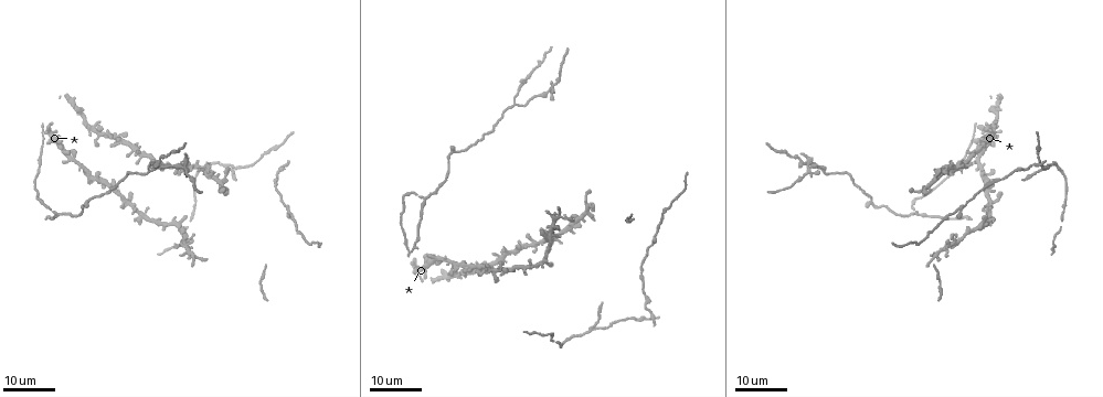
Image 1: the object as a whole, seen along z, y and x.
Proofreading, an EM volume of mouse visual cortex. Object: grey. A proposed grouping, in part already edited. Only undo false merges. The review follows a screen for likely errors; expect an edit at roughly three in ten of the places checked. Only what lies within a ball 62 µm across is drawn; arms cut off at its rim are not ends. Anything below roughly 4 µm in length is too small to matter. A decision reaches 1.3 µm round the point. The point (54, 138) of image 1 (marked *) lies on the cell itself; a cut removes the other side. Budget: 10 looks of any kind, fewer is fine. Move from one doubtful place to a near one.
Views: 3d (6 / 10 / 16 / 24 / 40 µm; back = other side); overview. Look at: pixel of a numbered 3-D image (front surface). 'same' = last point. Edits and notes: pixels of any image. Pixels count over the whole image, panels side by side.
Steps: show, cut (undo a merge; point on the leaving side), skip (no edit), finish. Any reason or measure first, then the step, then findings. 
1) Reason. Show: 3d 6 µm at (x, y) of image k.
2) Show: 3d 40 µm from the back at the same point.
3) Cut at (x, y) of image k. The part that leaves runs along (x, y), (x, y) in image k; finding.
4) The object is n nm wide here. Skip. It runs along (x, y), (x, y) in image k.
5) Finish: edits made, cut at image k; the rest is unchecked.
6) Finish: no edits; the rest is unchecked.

Four-way junction. Show: 3d 24 µm at (434, 257) of image 1.

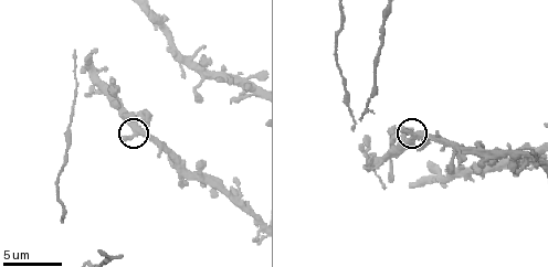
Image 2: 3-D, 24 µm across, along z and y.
Zoom in. Show: 3d 6 µm at (138, 132) of image 2.

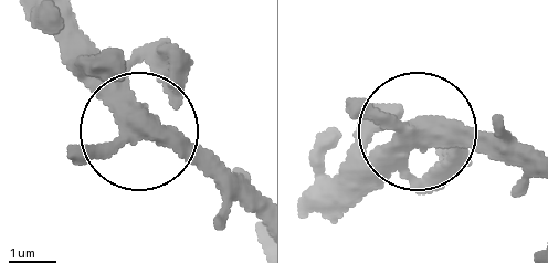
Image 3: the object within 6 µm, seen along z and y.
The side arm is 67 µm long. Skip. It runs along (308, 212), (414, 129), (506, 137) in image 3; continuous, no second cell.

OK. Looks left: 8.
Two arms in line, one across. Show: 3d 16 µm at (918, 214) of image 1.

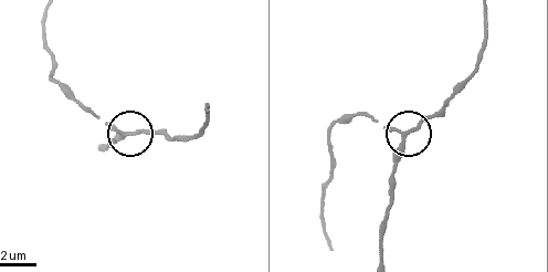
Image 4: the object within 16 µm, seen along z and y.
Show: 3d 6 µm at (406, 133) of image 4.

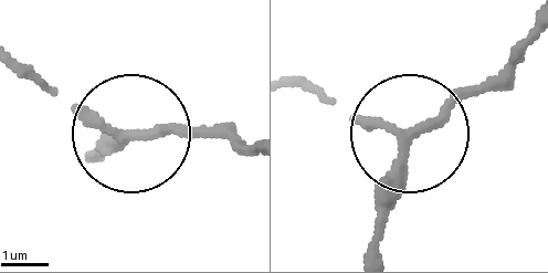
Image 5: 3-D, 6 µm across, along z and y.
Skip. It runs along (295, 80), (410, 132), (378, 247) in image 5; one cell here.

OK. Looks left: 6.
Four-way junction. Show: 3d 6 µm at (205, 72) of image 2.

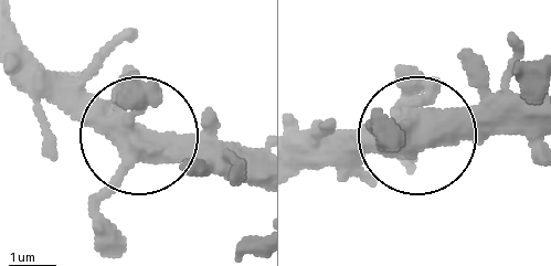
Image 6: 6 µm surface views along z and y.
Skip. All the same cell.

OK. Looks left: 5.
Thin arm on a thick one. Show: 3d 16 µm at (557, 215) of image 1.

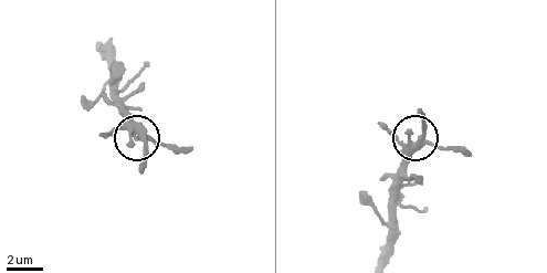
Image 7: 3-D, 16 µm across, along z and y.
Show: 3d 10 µm at (145, 136) of image 7.

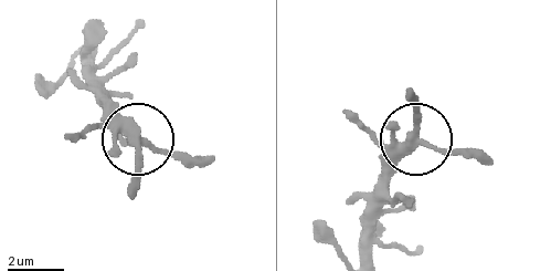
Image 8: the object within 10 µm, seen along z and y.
Skip. All the same cell.

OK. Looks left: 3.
Arms part here. Show: 3d 24 µm at (546, 260) of image 1.

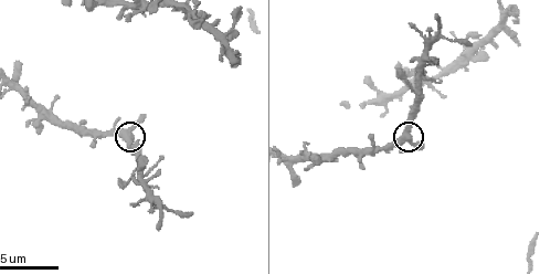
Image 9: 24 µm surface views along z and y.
Show: 3d 10 µm at (131, 131) of image 9.

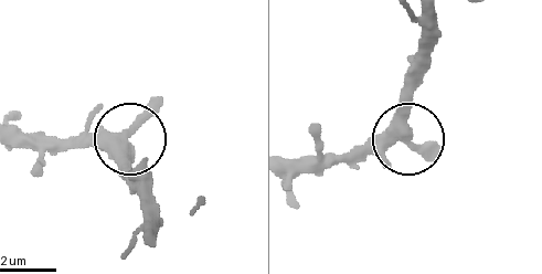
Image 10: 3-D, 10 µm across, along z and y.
Skip. Continuous, no second cell.

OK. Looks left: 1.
Finish: no edits; the rest is unchecked.

